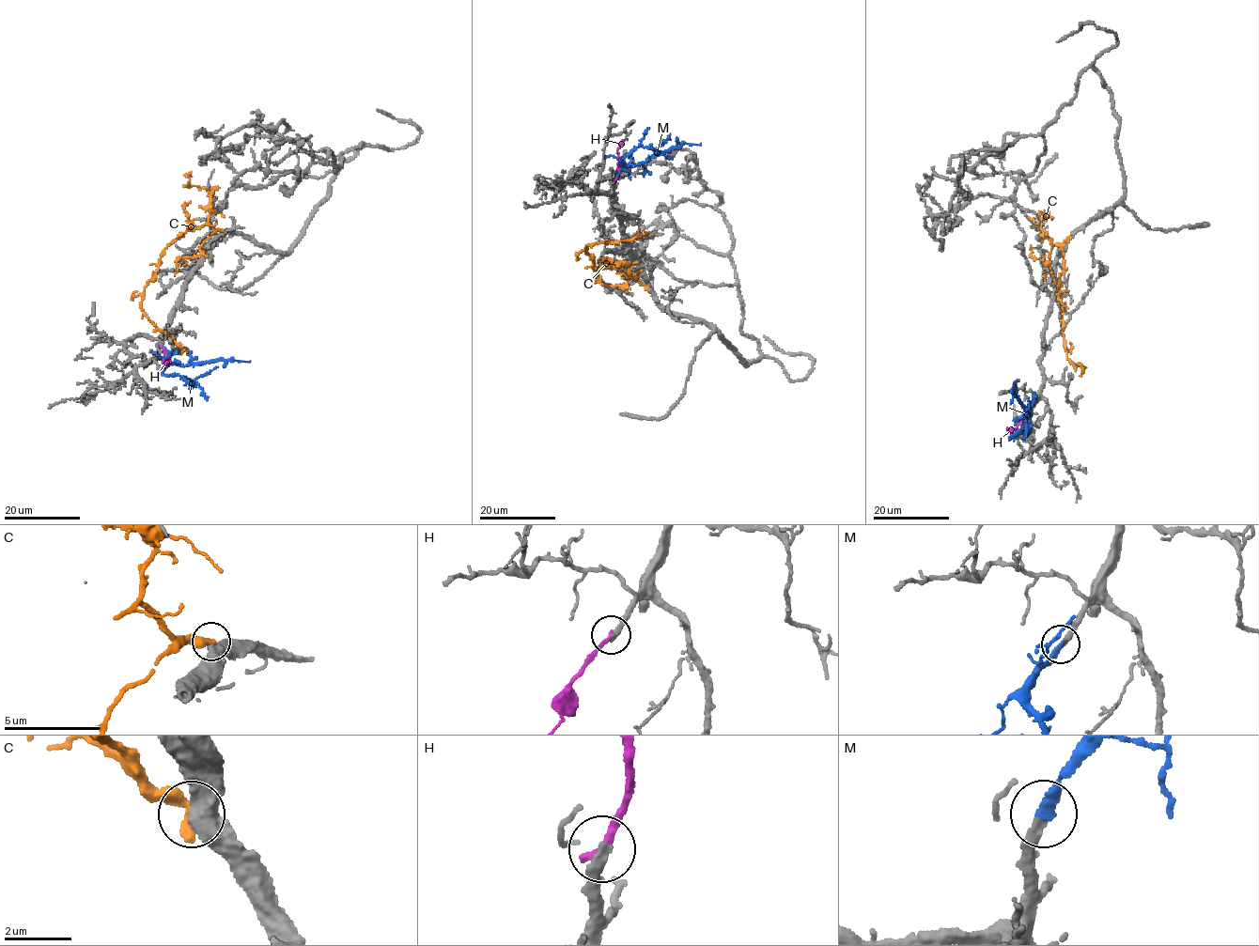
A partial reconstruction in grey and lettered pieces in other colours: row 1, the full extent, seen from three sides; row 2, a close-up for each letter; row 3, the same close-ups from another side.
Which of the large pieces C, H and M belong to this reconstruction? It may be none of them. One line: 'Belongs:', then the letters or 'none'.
Belongs: M

